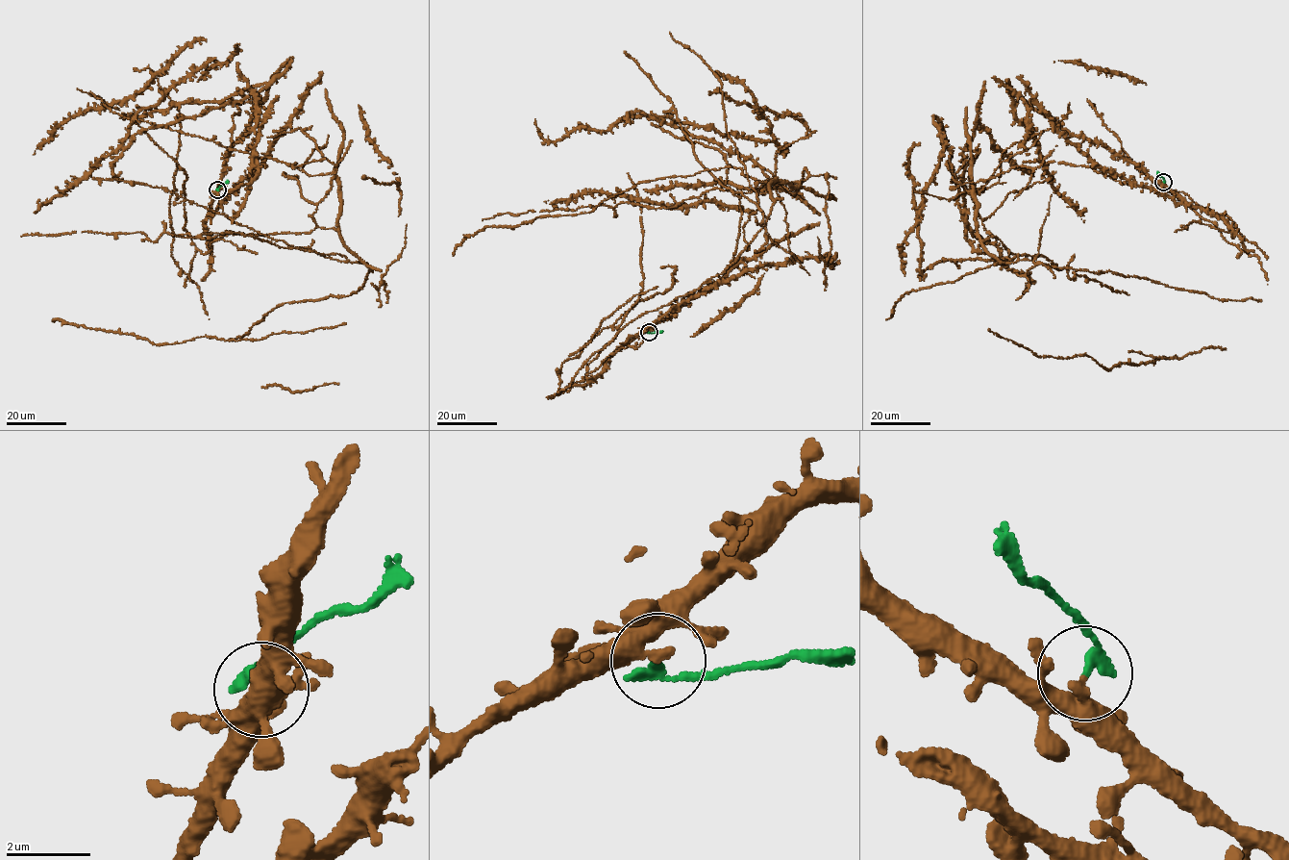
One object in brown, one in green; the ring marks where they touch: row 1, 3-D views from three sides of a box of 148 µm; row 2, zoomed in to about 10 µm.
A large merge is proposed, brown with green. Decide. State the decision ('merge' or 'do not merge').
do not merge

